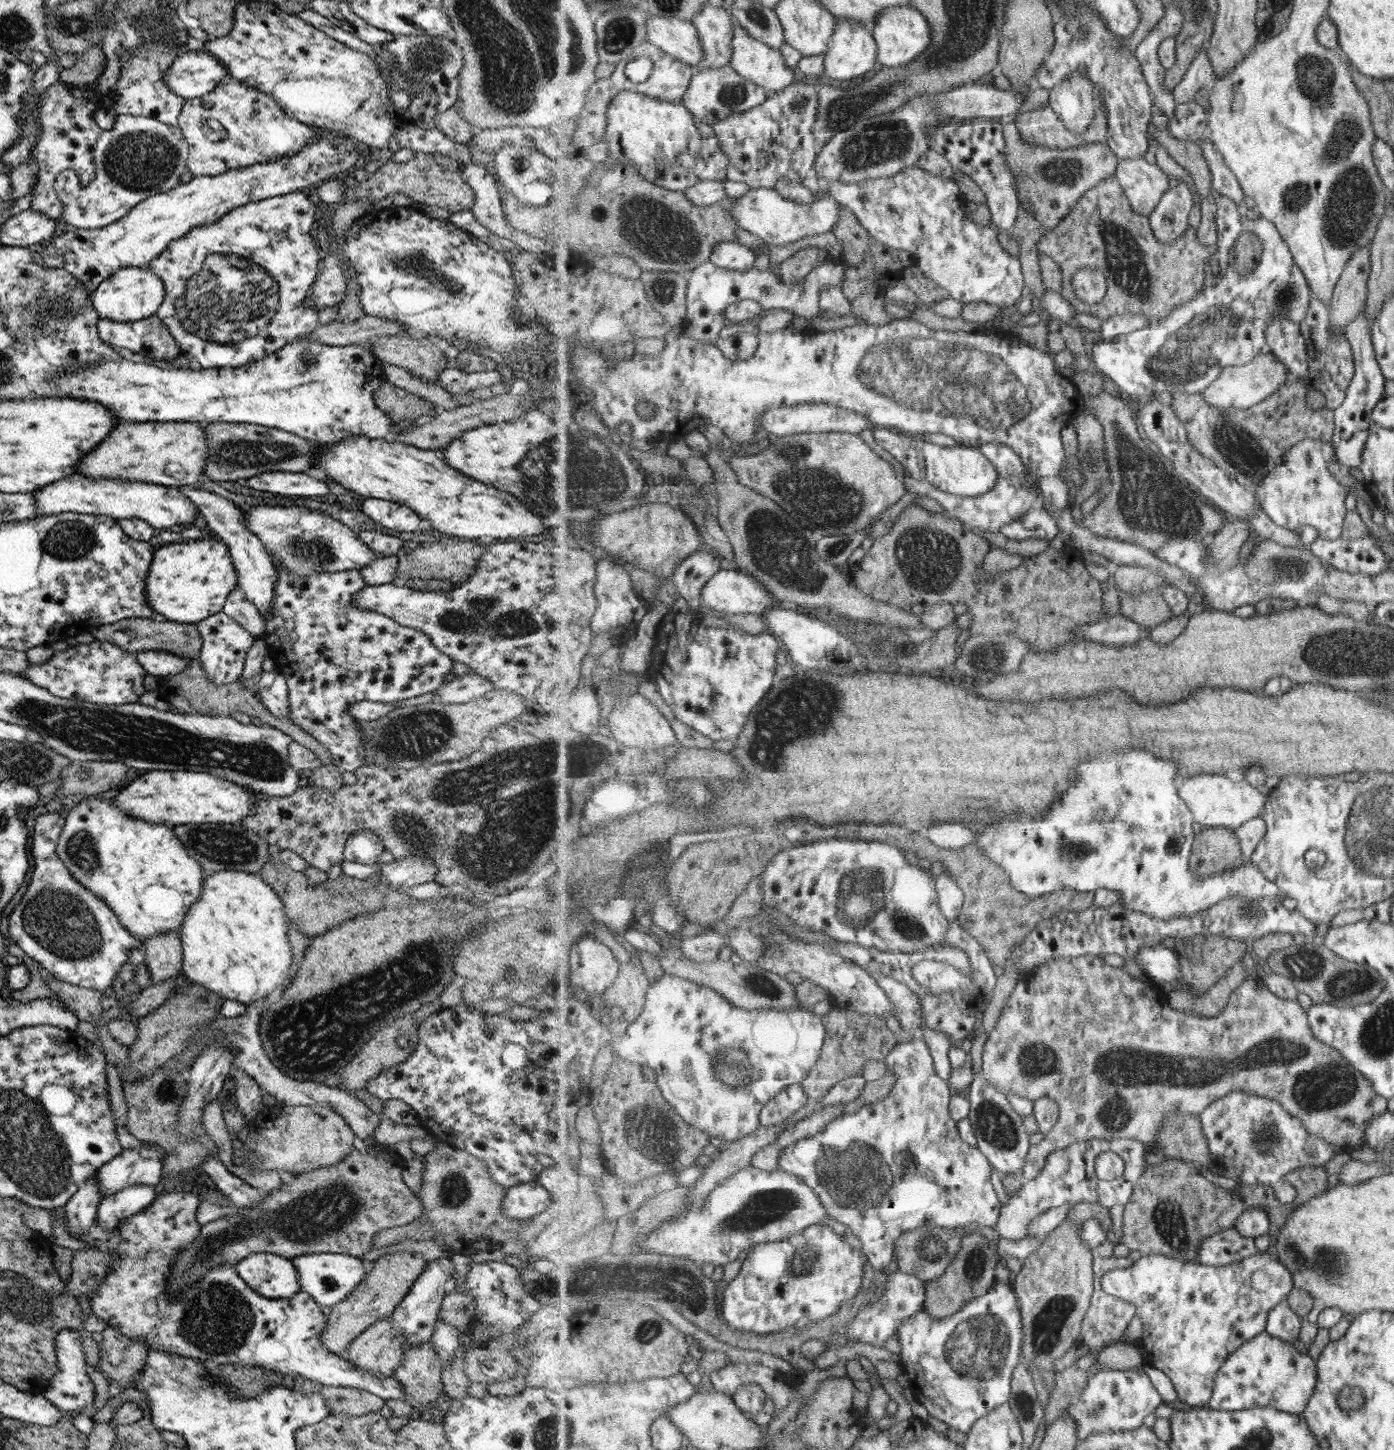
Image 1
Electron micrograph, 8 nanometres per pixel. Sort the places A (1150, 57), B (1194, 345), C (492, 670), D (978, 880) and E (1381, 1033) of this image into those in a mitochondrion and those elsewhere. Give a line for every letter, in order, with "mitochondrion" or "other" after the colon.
A: other
B: mitochondrion
C: other
D: other
E: mitochondrion

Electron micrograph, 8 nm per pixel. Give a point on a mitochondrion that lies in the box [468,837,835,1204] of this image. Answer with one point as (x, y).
(736, 1065)

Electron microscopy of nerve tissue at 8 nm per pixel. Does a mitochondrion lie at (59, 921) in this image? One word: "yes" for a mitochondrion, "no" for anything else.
yes

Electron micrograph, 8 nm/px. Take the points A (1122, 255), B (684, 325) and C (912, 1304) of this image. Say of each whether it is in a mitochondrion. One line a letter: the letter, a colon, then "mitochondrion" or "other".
A: mitochondrion
B: other
C: other

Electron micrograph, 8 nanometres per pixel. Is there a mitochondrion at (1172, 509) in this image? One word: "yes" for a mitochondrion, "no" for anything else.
yes

